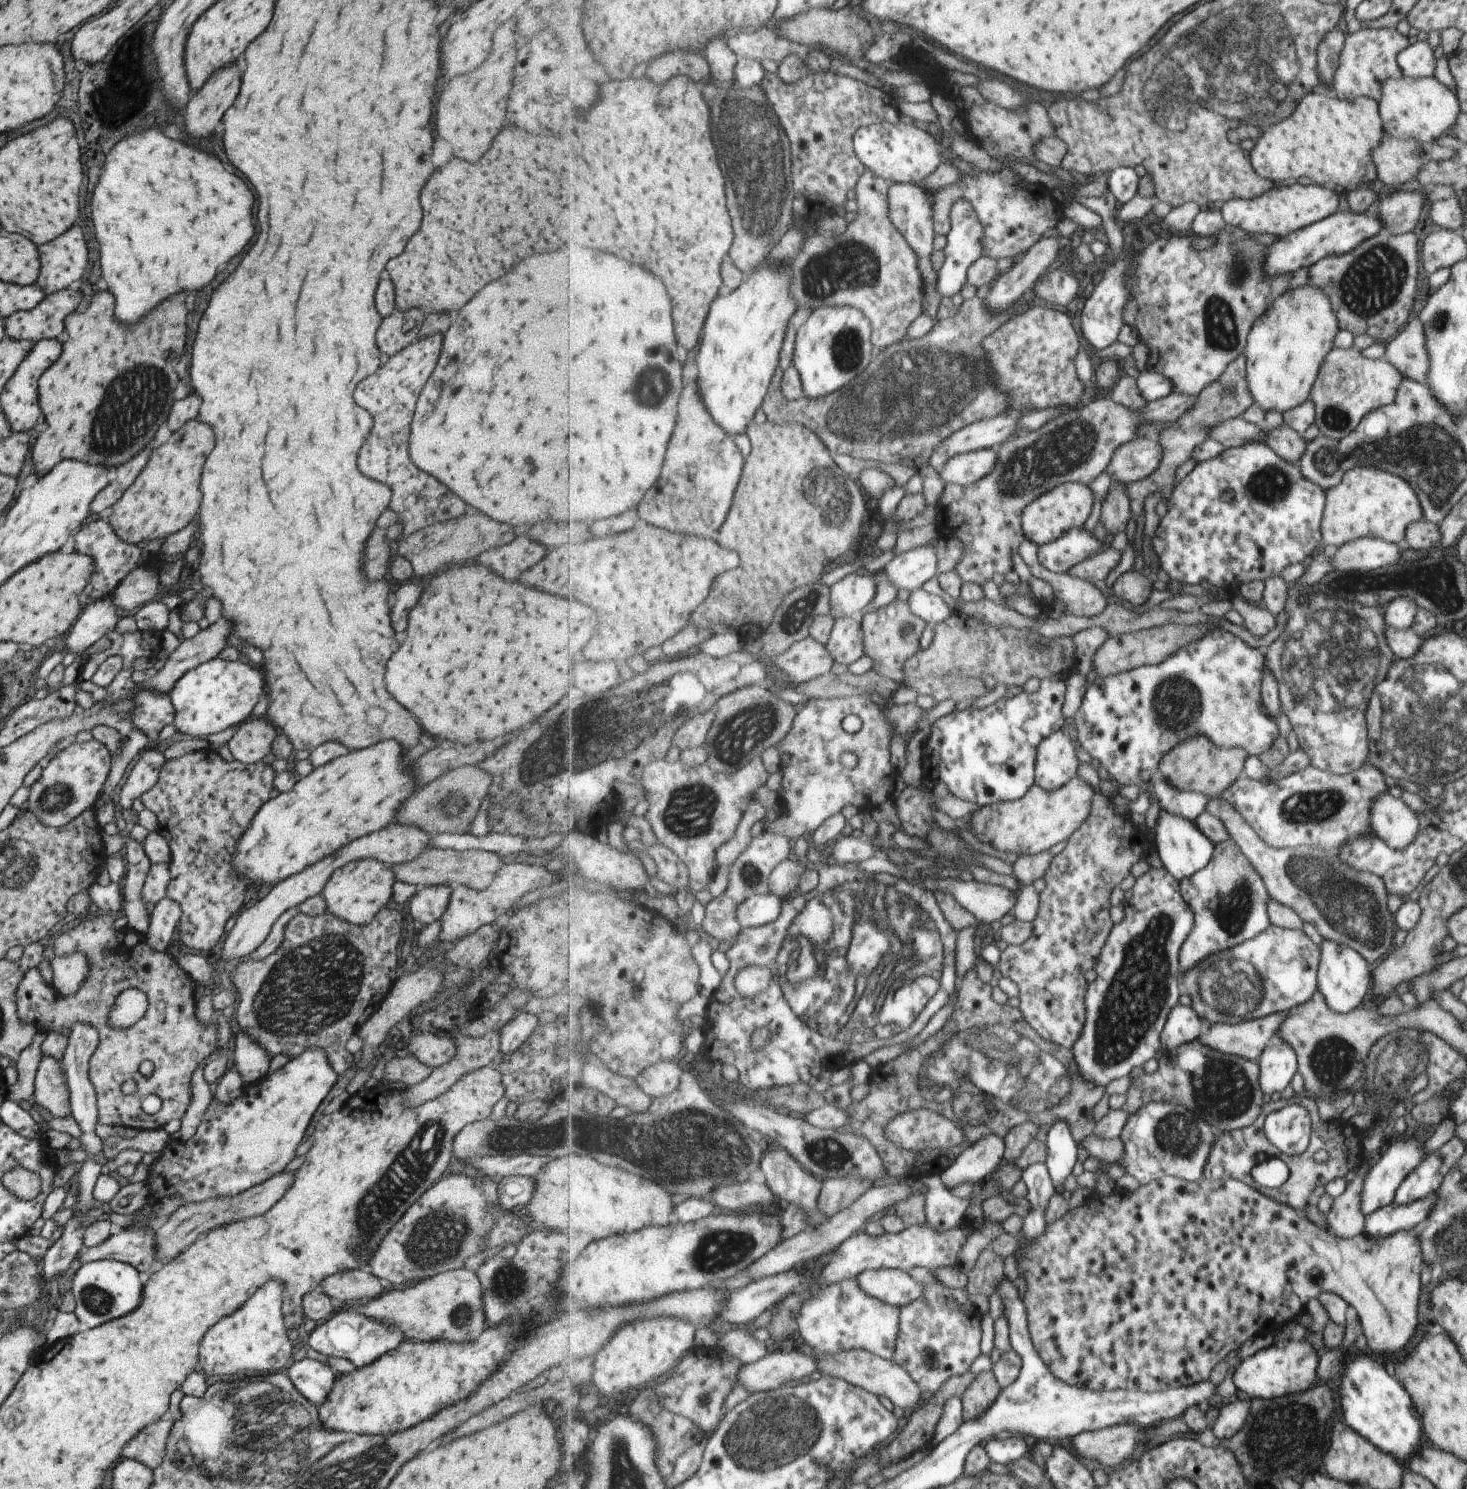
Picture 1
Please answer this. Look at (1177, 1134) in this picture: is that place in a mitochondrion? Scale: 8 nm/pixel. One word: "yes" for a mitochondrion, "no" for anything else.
yes

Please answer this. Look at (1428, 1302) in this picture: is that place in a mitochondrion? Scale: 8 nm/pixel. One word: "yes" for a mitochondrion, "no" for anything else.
no

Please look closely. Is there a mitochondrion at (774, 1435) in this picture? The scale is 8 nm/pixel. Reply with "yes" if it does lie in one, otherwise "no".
yes

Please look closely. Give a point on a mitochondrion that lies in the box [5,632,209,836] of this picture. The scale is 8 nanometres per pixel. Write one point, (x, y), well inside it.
(58, 799)

